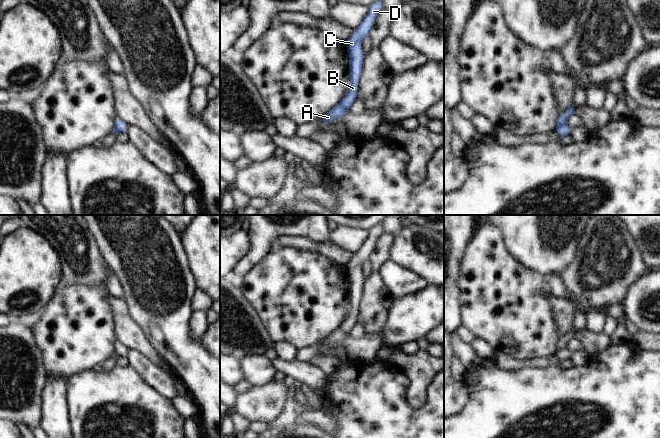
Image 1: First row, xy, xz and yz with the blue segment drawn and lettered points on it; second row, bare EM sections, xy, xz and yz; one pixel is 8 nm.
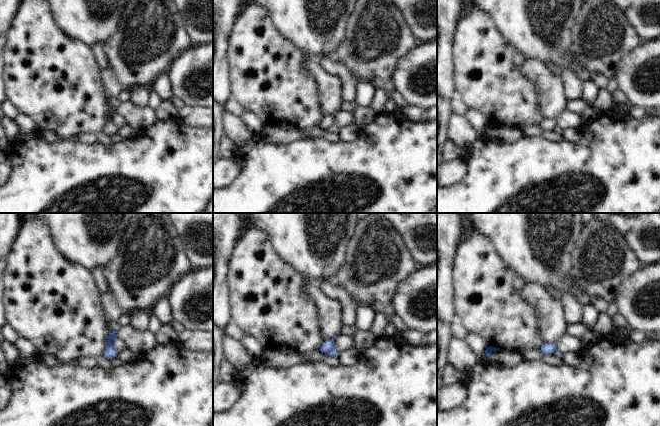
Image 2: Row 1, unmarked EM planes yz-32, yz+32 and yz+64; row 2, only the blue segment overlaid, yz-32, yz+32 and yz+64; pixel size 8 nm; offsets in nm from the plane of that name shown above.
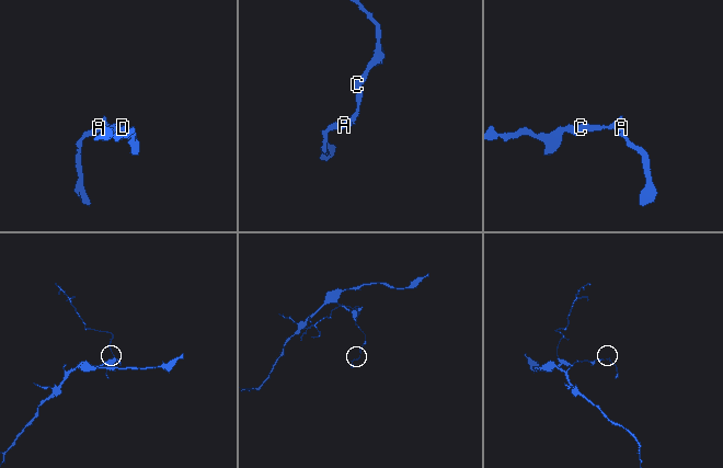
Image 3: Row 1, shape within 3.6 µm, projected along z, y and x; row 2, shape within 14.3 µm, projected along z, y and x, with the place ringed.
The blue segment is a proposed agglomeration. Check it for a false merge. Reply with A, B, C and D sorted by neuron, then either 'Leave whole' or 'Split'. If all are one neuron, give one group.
Groups: A / B C D. Split

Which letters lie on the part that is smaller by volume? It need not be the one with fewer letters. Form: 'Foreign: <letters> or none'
Foreign: A

